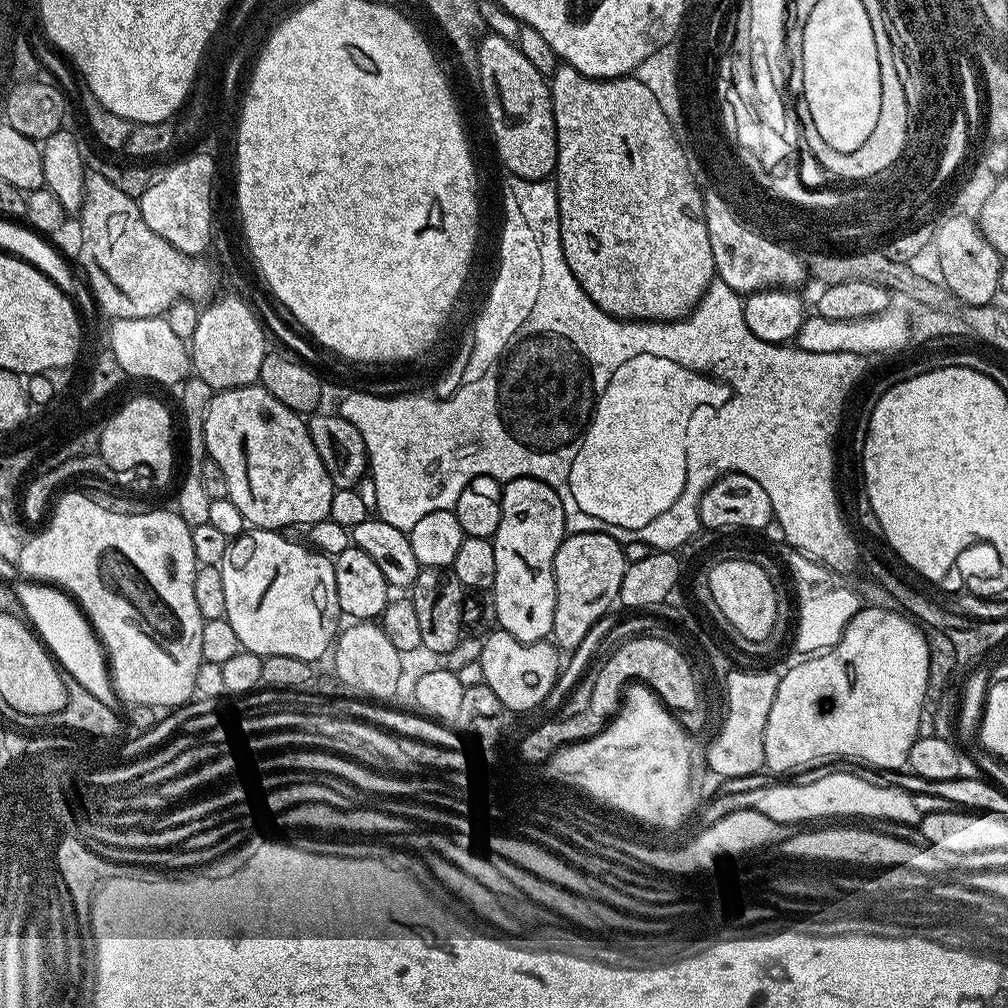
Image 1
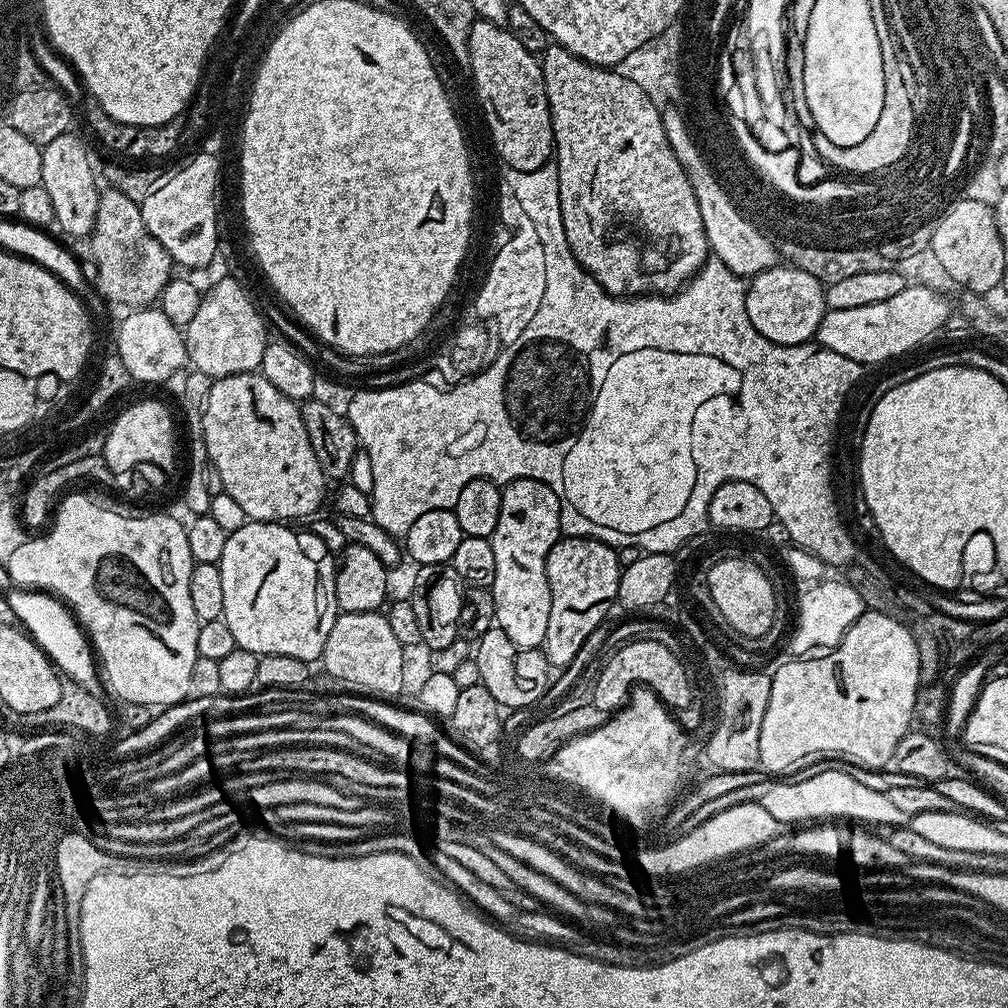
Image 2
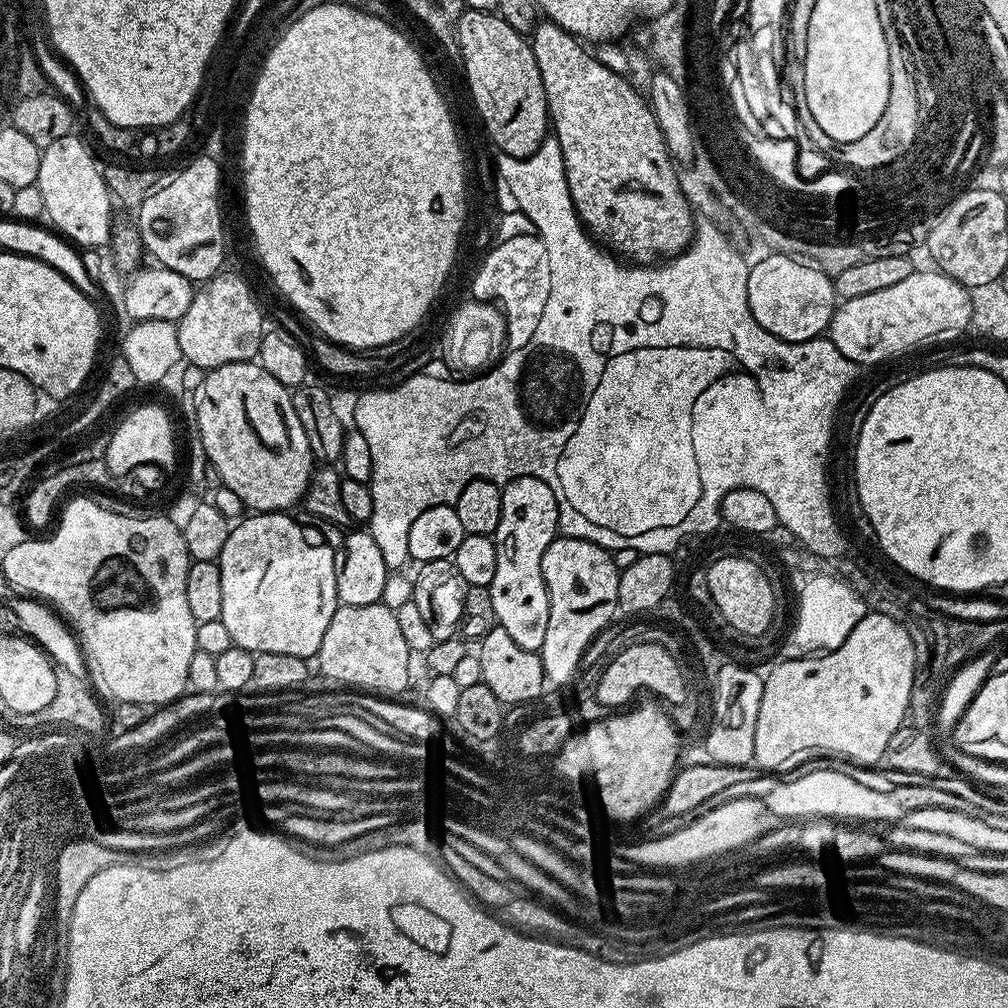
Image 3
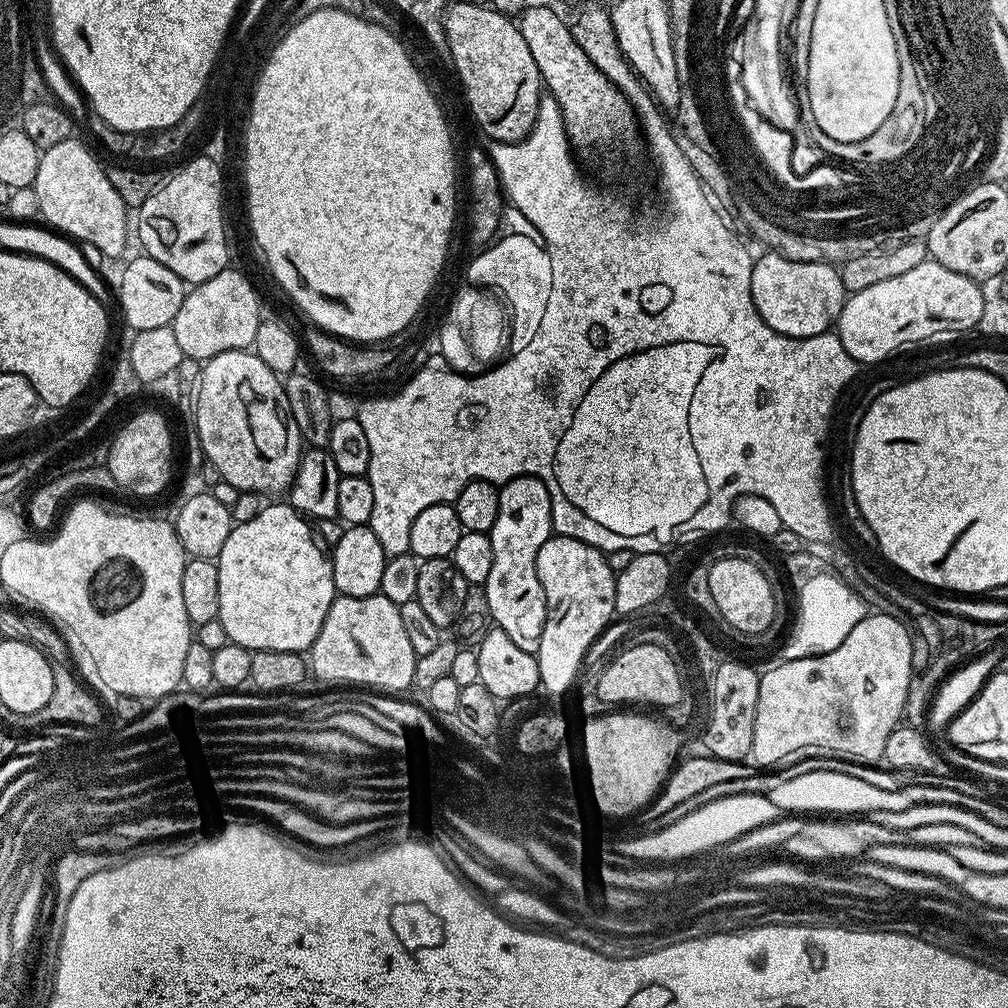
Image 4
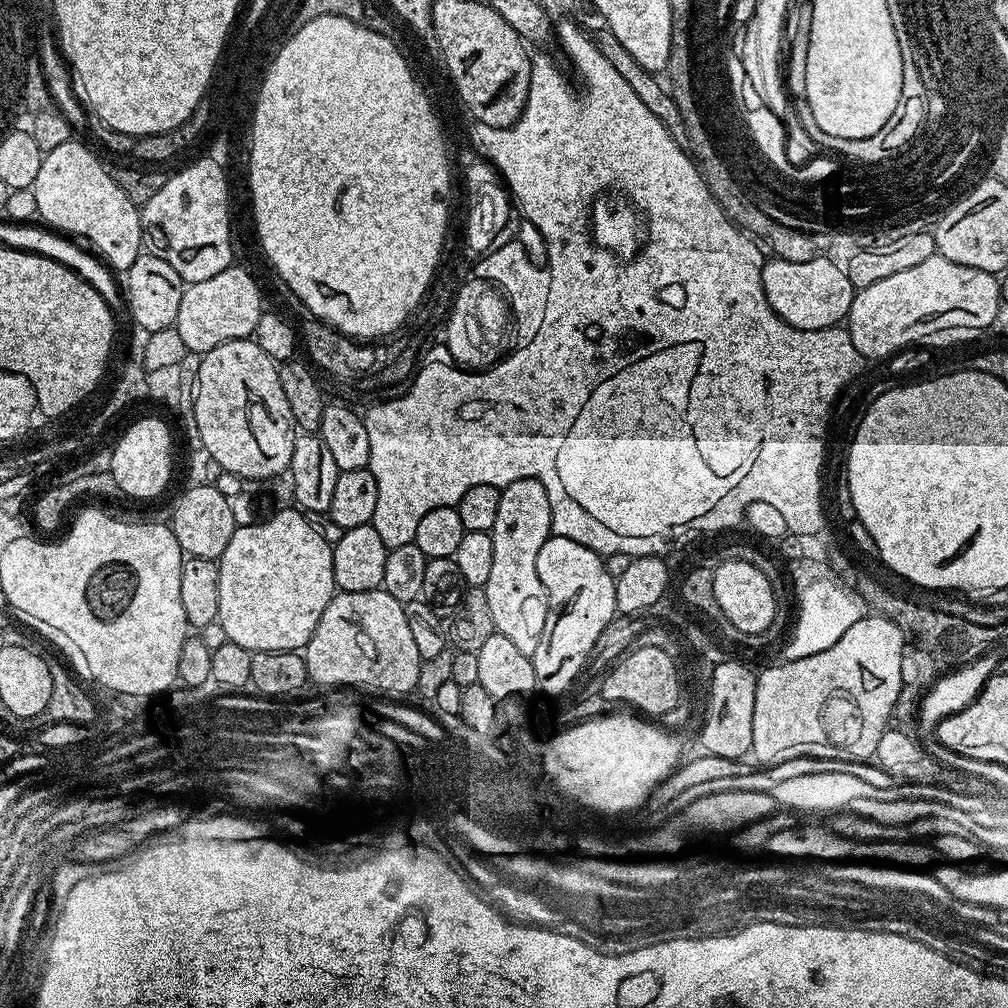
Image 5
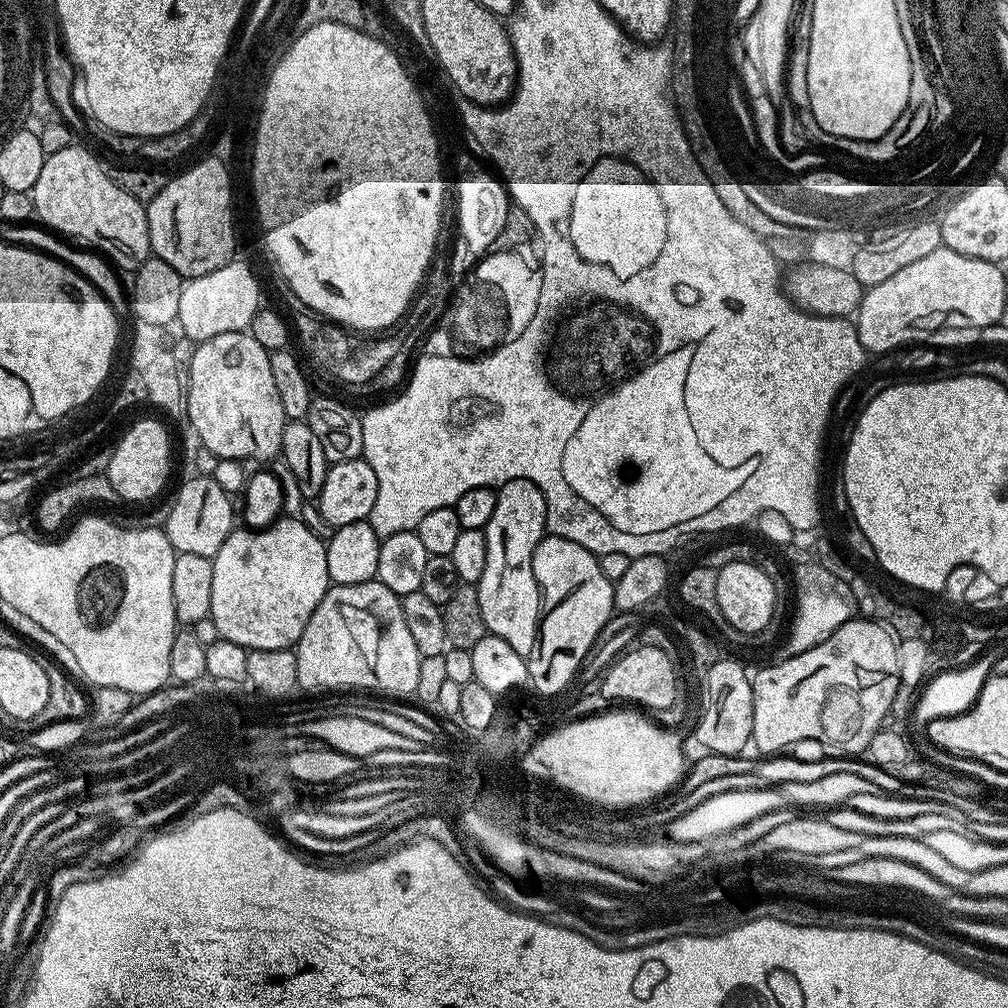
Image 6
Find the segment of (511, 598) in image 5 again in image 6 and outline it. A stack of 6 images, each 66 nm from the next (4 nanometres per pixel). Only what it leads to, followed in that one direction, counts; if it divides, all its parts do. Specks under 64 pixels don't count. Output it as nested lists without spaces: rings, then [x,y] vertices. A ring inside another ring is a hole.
[[[511,480],[499,485],[490,522],[483,528],[486,538],[486,570],[476,585],[485,629],[502,638],[525,658],[536,651],[540,638],[542,601],[534,578],[532,555],[546,535],[546,502],[542,490],[529,480]]]

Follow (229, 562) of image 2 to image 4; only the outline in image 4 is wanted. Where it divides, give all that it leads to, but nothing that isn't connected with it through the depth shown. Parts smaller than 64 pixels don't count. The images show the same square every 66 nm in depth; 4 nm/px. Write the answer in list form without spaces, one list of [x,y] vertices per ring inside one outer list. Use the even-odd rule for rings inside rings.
[[[291,503],[268,504],[249,520],[244,520],[241,524],[239,521],[233,527],[230,538],[226,538],[226,546],[222,546],[216,565],[220,607],[218,618],[222,626],[226,626],[226,634],[231,643],[253,650],[290,650],[301,654],[311,649],[338,593],[330,574],[329,553],[318,543],[313,525]]]

